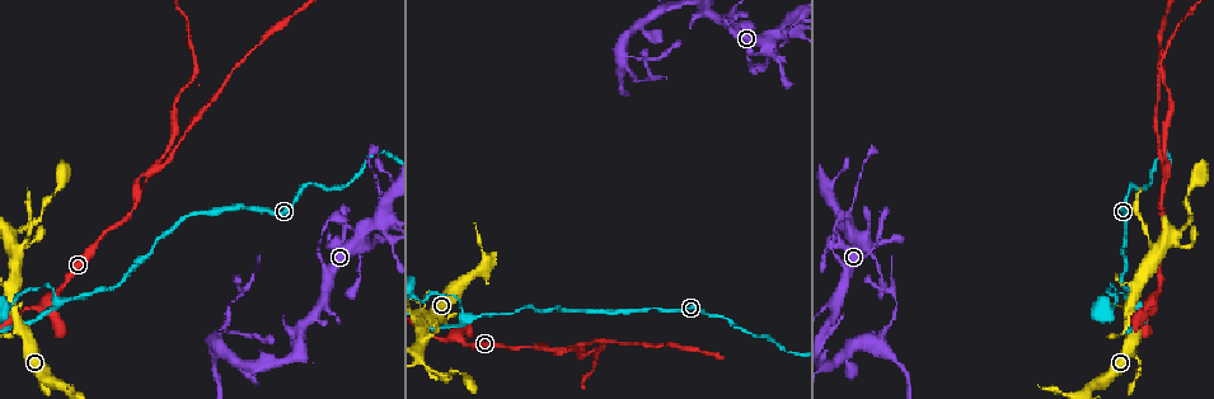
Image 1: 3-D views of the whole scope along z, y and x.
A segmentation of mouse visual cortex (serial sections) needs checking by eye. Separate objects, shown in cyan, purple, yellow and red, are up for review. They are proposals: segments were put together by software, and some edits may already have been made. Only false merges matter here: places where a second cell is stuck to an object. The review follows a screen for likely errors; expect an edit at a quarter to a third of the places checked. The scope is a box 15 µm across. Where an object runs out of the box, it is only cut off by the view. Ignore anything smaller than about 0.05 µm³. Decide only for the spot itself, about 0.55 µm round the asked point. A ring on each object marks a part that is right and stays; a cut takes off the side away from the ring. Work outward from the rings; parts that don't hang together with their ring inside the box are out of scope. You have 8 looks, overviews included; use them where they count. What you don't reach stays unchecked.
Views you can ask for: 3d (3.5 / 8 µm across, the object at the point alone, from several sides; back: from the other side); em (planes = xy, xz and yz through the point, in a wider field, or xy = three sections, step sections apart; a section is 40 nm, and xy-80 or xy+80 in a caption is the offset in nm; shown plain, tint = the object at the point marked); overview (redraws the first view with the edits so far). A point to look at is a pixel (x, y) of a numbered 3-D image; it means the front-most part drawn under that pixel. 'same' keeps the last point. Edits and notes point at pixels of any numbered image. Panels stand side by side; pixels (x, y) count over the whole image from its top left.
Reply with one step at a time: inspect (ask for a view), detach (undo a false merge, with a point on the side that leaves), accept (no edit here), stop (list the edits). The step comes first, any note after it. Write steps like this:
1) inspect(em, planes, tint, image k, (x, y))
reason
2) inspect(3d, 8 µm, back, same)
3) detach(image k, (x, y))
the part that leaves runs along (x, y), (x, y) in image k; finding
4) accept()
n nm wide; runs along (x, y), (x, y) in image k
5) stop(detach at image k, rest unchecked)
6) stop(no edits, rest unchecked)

inspect(3d, 8 µm, image 1, (1133, 338))

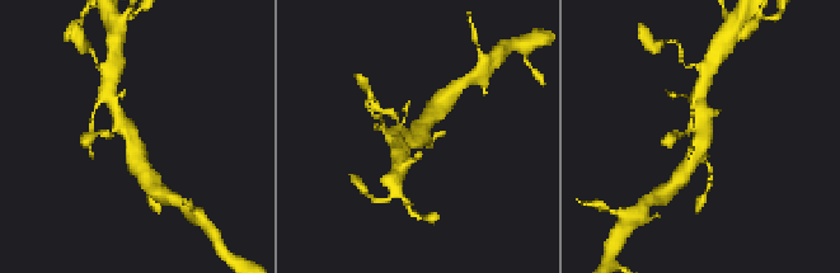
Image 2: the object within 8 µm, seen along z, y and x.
inspect(3d, 3.5 µm, back, image 2, (701, 140))
zoom in

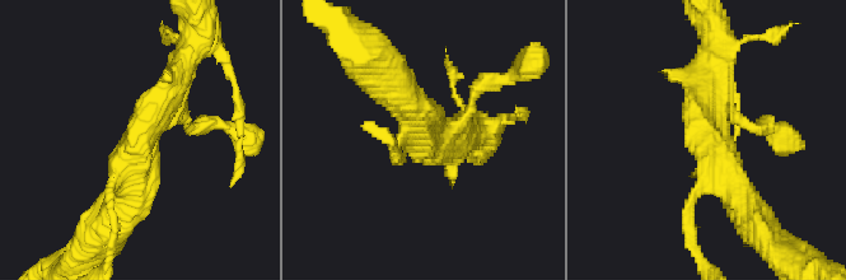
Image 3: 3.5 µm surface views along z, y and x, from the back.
inspect(em, xy, step 2, tint, image 3, (704, 134))
4 arms; arms of 200, 200, 350, 450 nm

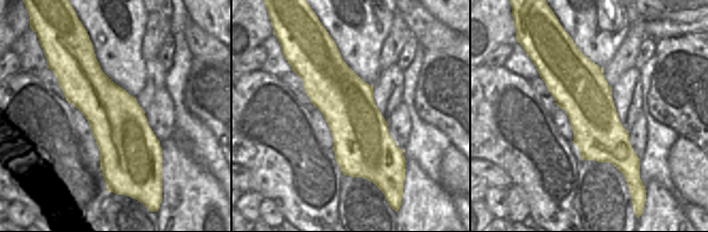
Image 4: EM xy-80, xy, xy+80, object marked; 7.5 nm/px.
accept()
runs along (570, 45), (570, 77), (625, 172) in image 4; all the same cell

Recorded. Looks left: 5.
inspect(3d, 3.5 µm, image 1, (1181, 245))
abrupt turn

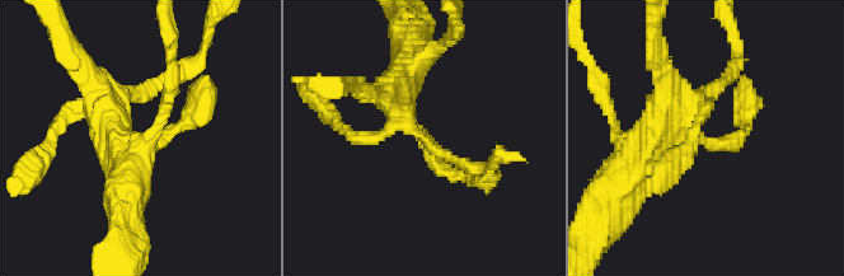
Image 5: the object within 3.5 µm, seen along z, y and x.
inspect(em, xy, step 2, tint, image 5, (698, 138))
shape alone is not enough

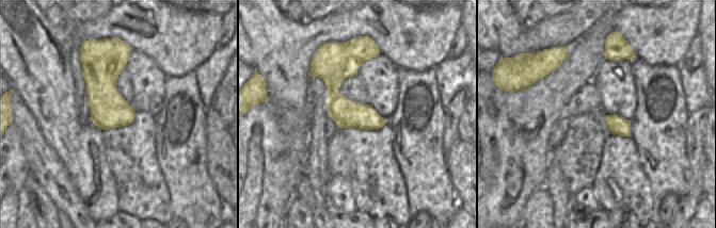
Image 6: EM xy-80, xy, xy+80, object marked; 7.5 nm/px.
inspect(em, xy, step 1, tint, same)

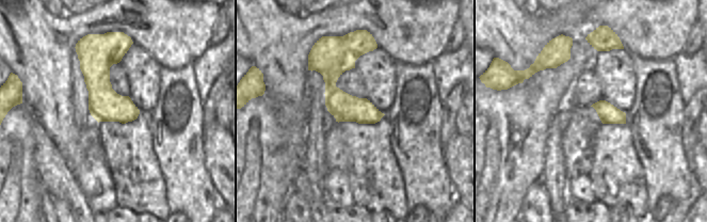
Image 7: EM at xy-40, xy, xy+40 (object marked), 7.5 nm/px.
accept()
runs along (408, 71), (404, 120), (470, 176) in image 5; continuous, no second cell

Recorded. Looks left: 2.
inspect(em, xy, step 2, tint, image 1, (158, 167))
two arms at a narrow angle

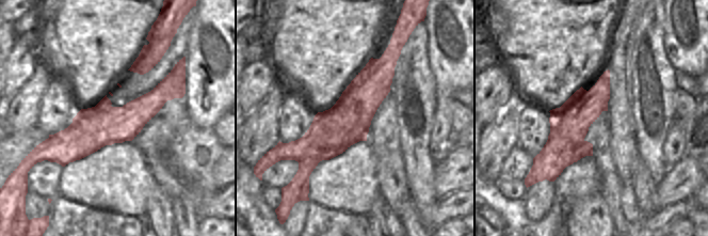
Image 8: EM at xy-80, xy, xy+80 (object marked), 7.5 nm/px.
inspect(3d, 3.5 µm, same)
see where the arms go

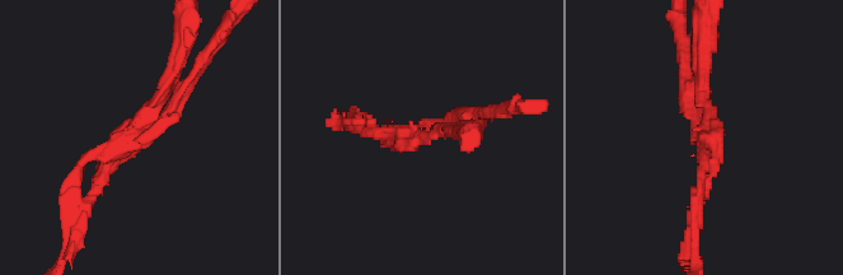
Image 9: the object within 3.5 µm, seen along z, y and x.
detach(image 9, (185, 36))
3 arms; two cells meet here

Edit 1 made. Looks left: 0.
stop(detach at image 9, rest unchecked)

